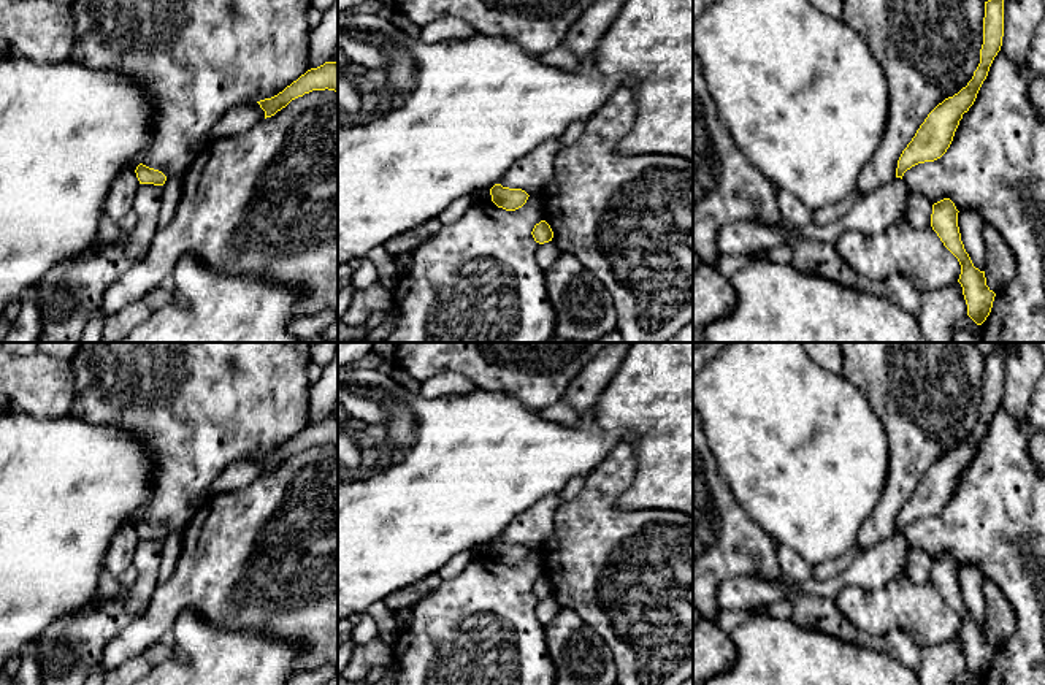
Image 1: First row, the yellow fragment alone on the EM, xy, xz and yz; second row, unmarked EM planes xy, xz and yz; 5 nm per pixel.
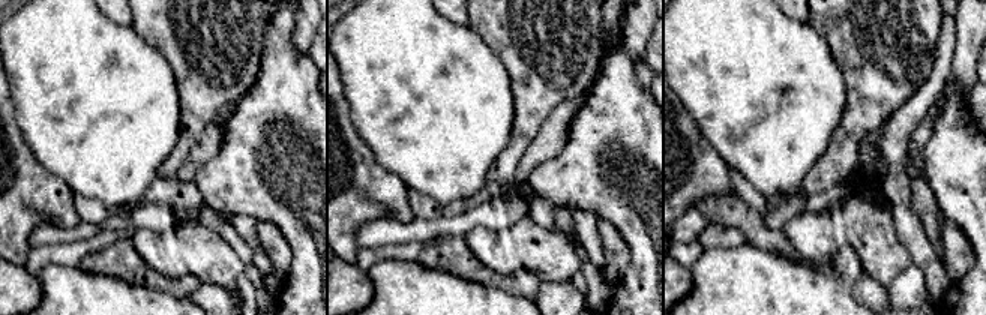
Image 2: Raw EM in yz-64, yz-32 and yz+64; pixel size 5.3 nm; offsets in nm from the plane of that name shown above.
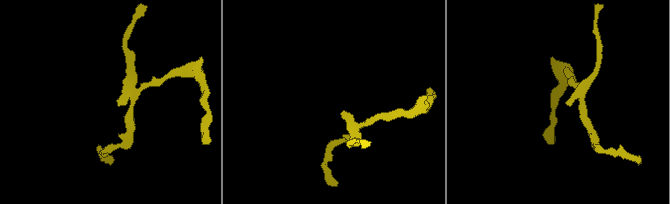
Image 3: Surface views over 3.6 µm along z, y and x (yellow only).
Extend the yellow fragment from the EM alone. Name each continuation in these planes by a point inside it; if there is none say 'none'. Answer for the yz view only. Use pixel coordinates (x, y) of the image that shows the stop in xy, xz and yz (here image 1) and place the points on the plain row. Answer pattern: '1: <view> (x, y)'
none

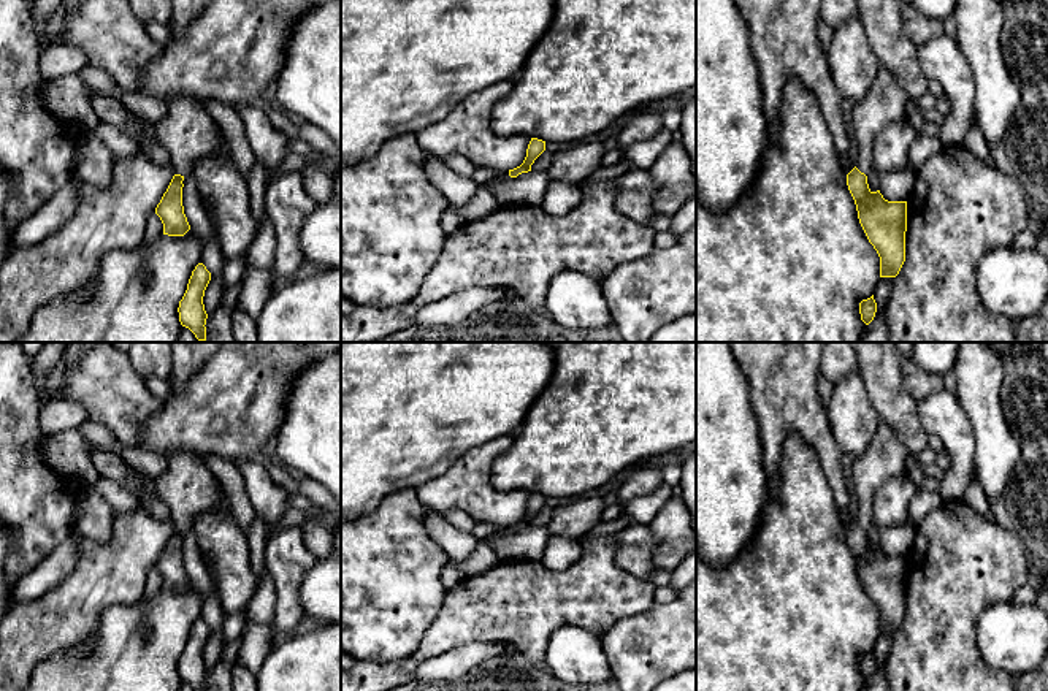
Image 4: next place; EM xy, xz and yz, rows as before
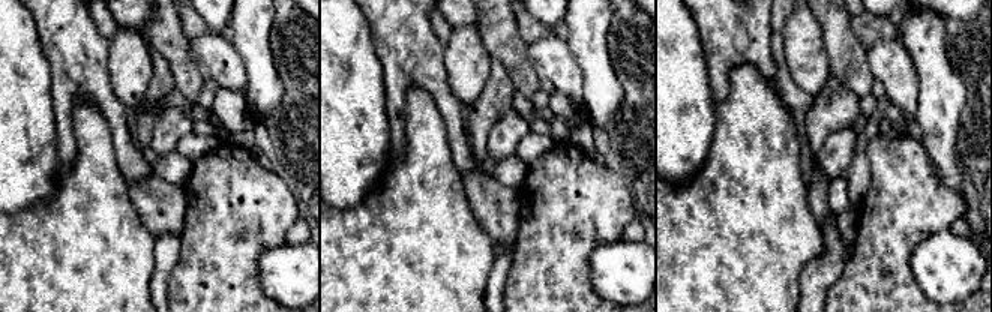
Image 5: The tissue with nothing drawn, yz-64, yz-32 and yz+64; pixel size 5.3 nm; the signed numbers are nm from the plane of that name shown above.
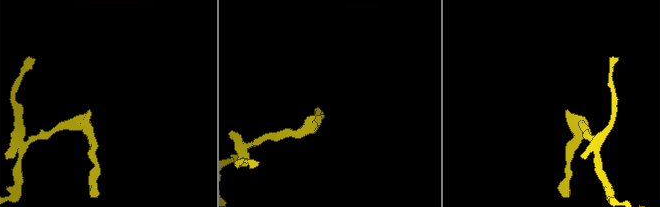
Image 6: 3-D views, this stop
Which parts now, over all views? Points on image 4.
1: yz (885, 458)

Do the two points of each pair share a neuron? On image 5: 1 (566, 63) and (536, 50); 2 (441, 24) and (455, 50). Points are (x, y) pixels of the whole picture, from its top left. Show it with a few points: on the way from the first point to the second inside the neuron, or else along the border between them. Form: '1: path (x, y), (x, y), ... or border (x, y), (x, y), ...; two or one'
1: path (559, 63), (544, 53); one
2: border (452, 27), (452, 35), (444, 45); two

